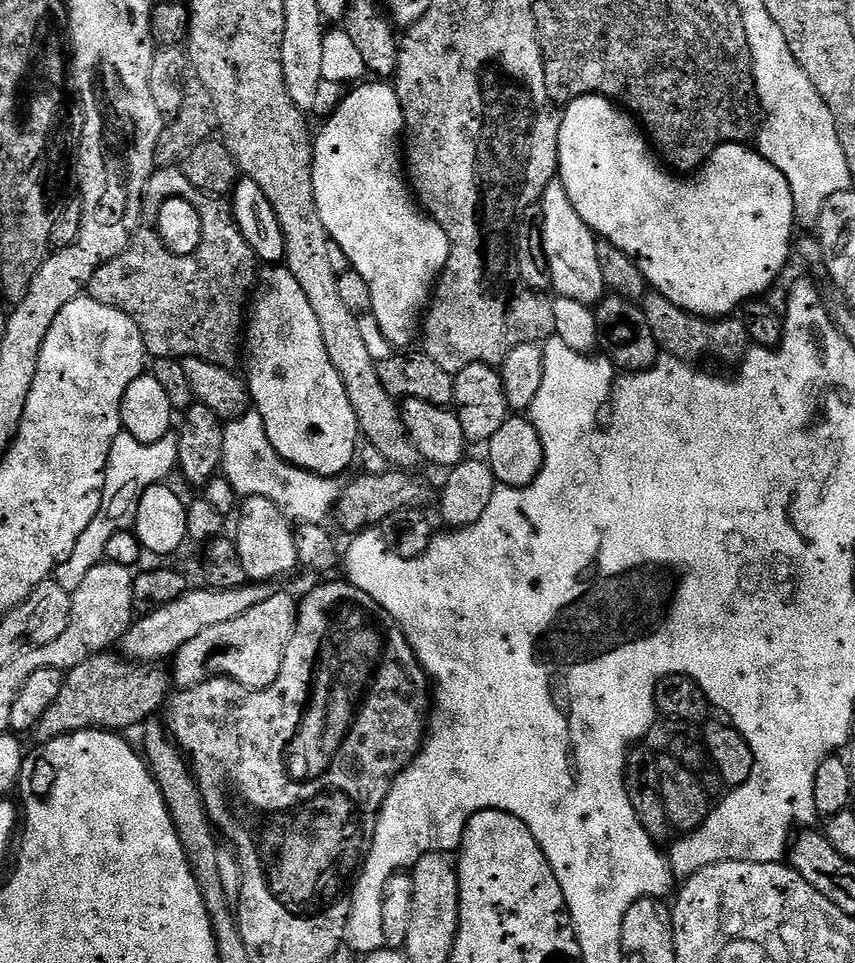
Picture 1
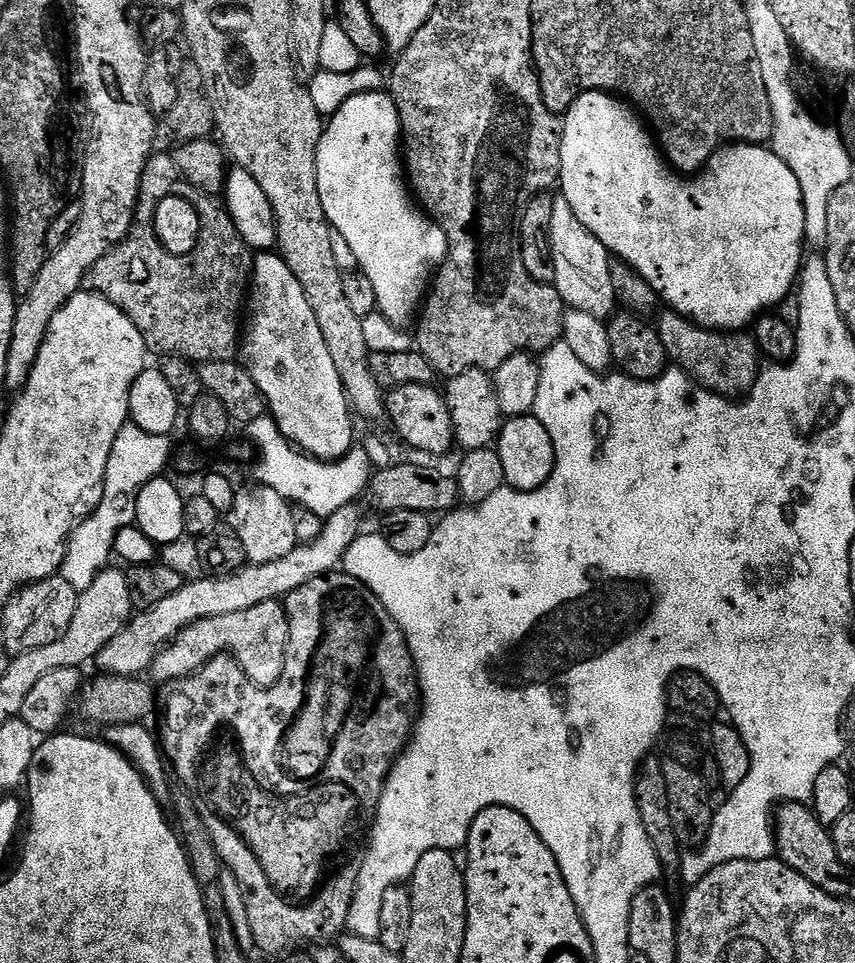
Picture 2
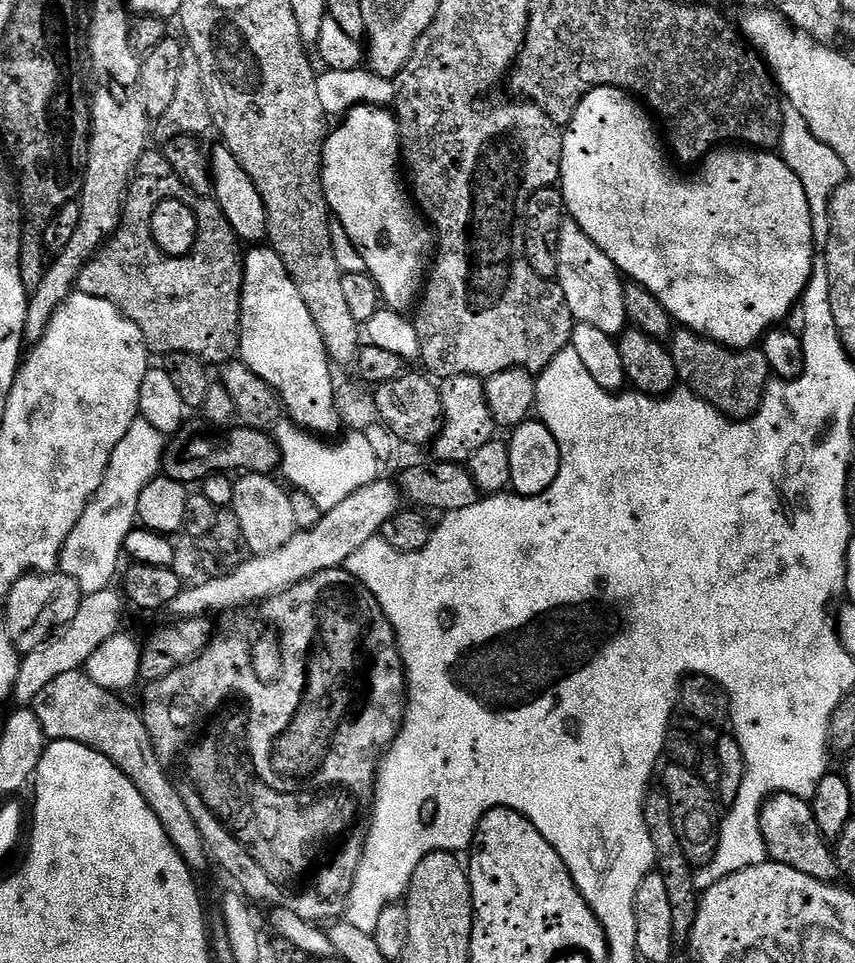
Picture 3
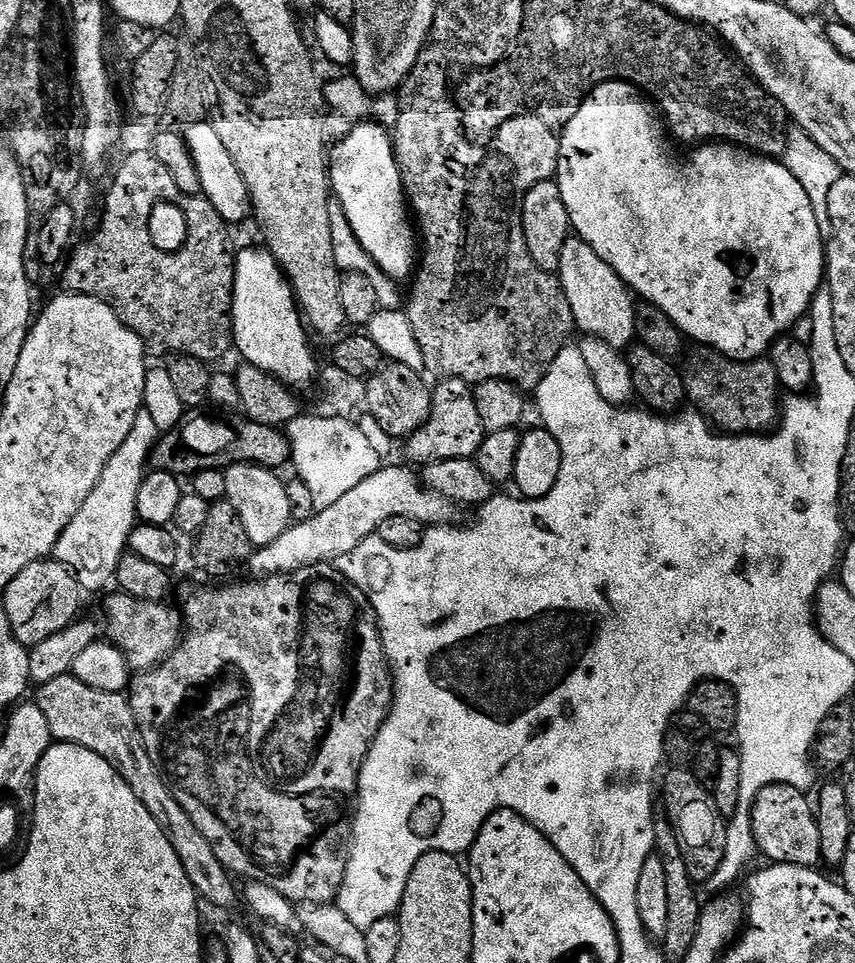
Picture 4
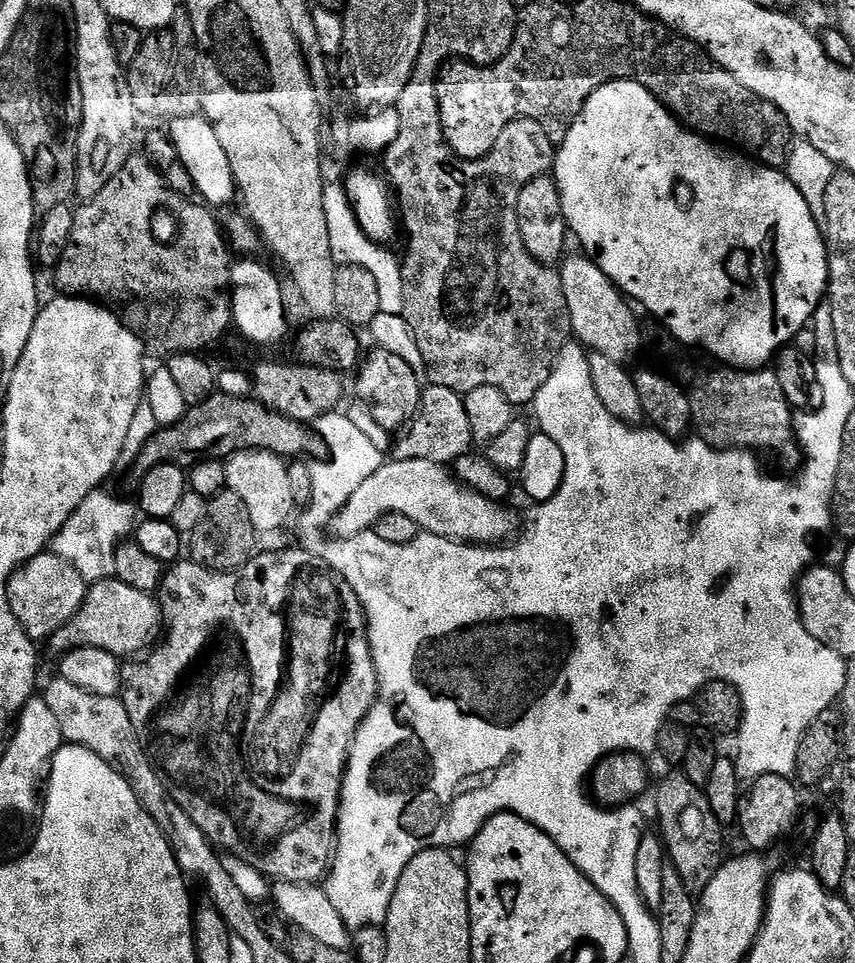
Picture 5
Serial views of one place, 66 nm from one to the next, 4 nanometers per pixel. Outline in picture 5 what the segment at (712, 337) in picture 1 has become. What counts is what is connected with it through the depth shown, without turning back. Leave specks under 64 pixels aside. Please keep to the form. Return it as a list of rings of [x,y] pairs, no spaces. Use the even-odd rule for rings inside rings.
[[[727,366],[717,367],[717,372],[712,372],[705,378],[704,384],[700,384],[691,393],[692,398],[692,415],[694,417],[695,427],[698,429],[699,439],[706,441],[713,448],[721,450],[747,450],[753,454],[761,454],[760,452],[784,452],[791,444],[794,444],[794,409],[789,404],[786,394],[782,390],[782,382],[778,382],[778,374],[771,367],[753,368],[729,368]]]

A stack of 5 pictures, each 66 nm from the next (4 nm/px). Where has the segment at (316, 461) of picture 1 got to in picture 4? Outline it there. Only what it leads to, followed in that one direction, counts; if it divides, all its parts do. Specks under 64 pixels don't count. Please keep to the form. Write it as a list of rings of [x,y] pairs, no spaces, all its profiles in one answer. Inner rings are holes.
[[[267,247],[243,248],[236,253],[236,269],[234,270],[234,298],[232,299],[232,342],[235,351],[240,351],[240,360],[252,364],[258,370],[270,374],[275,380],[283,382],[287,388],[301,390],[308,388],[318,380],[318,365],[312,348],[308,345],[309,333],[302,319],[300,305],[292,287],[288,285],[288,277],[280,269],[280,264]]]

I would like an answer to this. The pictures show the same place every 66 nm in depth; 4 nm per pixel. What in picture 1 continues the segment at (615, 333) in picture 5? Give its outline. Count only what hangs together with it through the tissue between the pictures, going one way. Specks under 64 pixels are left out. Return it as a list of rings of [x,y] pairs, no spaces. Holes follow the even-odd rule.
[[[557,178],[550,182],[550,186],[544,191],[543,197],[538,205],[539,211],[544,211],[544,253],[548,259],[548,273],[552,276],[552,288],[556,296],[574,298],[576,302],[582,302],[589,306],[595,306],[604,299],[606,289],[602,278],[602,266],[598,260],[598,239],[595,232],[582,222],[578,210],[574,210],[574,202],[570,202],[570,194],[566,192],[566,186]]]

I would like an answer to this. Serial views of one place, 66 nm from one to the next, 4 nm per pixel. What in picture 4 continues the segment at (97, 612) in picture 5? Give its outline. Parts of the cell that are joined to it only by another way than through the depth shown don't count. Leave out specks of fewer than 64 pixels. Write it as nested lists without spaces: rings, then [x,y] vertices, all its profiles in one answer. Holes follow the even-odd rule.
[[[119,590],[113,593],[104,604],[103,623],[106,625],[107,639],[120,649],[133,673],[149,672],[180,645],[186,631],[183,615],[179,611],[171,612],[164,602],[142,602]]]

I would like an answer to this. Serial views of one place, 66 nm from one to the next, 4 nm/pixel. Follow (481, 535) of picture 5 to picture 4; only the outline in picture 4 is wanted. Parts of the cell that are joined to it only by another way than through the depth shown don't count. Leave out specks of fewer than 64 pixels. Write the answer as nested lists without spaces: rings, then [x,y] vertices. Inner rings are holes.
[[[380,467],[374,474],[370,474],[370,478],[358,482],[358,486],[354,486],[354,490],[342,494],[342,498],[338,498],[338,502],[334,502],[334,506],[319,509],[309,520],[293,523],[282,534],[282,538],[274,538],[274,542],[270,542],[265,548],[255,549],[246,565],[247,571],[252,571],[249,573],[253,577],[263,578],[293,572],[311,564],[334,562],[339,556],[350,554],[350,550],[354,550],[354,546],[358,546],[363,540],[368,540],[376,535],[378,526],[382,526],[382,522],[386,522],[386,518],[414,518],[426,526],[451,525],[453,523],[452,512],[454,512],[454,505],[446,498],[442,498],[442,494],[431,492],[429,488],[425,488],[421,477],[417,473],[415,476],[411,472],[413,469],[408,468]]]

